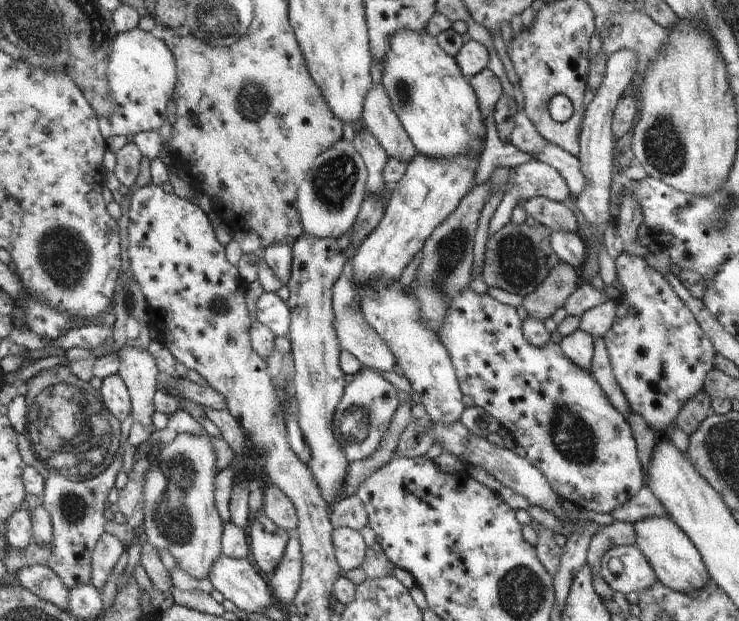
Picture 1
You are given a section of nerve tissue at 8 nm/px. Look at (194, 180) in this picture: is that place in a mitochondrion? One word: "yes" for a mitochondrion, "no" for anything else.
no

